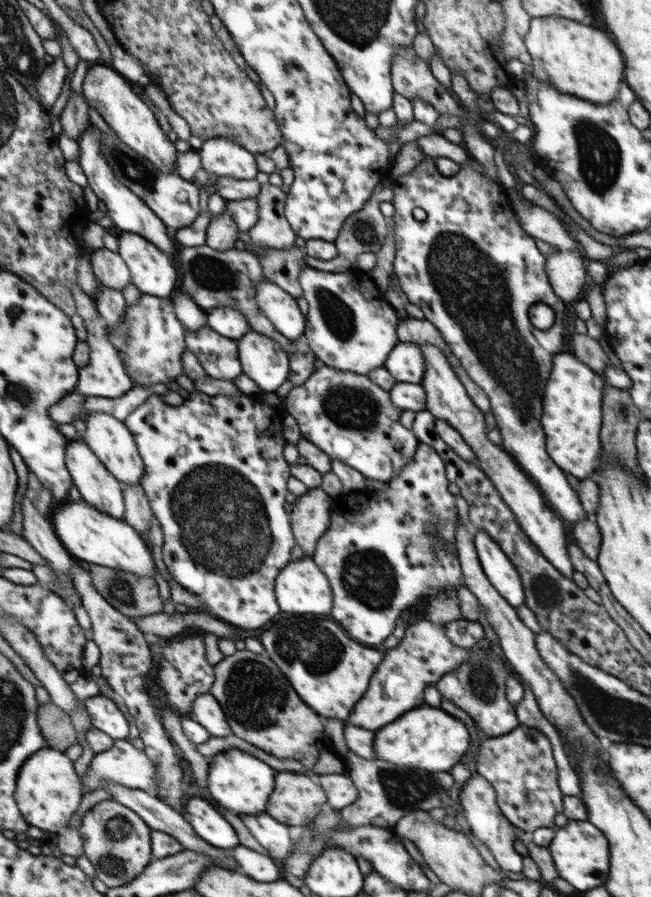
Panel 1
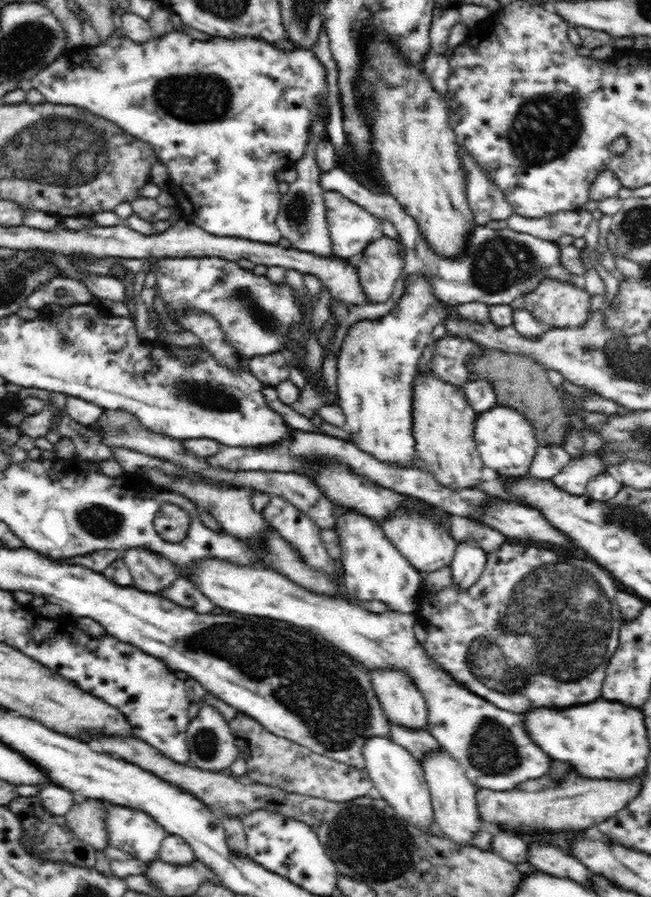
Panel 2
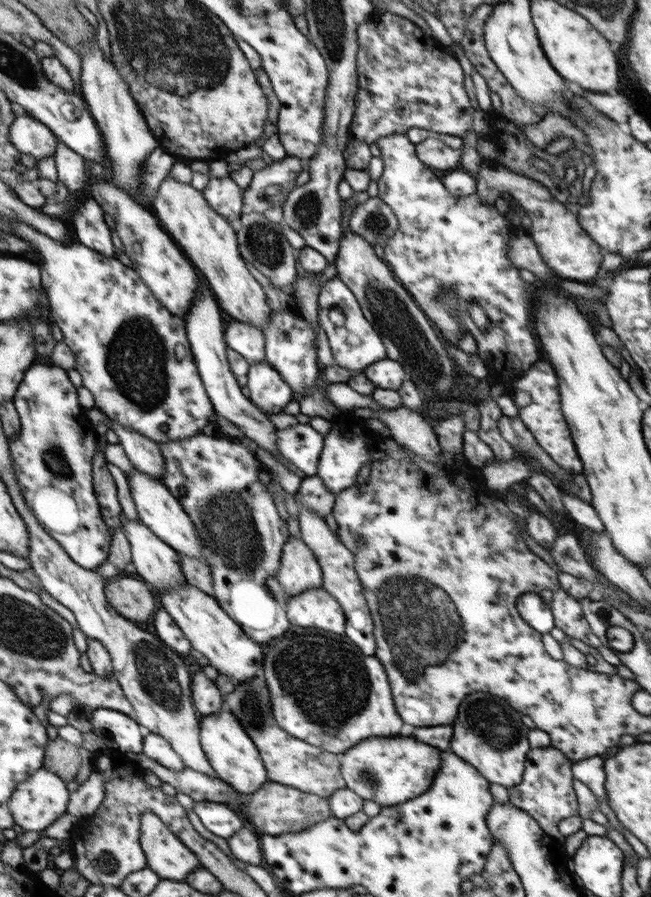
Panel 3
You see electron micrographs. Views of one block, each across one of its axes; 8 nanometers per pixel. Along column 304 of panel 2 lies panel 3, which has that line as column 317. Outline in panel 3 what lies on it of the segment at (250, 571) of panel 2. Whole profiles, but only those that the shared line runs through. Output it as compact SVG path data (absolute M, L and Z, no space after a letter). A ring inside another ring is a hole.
M323 587L309 588L298 596L290 596L287 604L287 617L292 626L344 634L346 619L342 606Z

